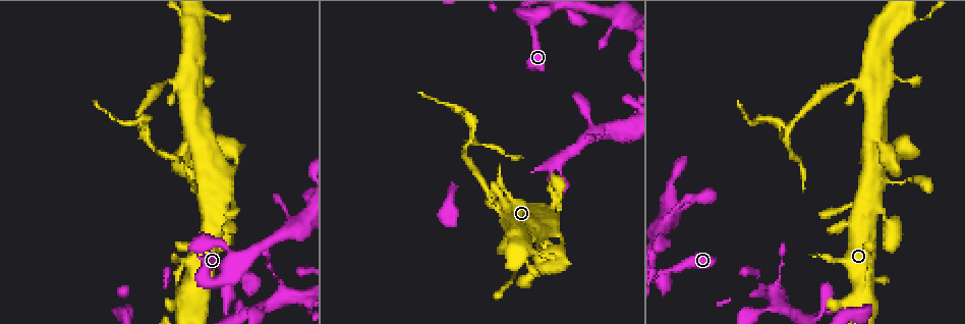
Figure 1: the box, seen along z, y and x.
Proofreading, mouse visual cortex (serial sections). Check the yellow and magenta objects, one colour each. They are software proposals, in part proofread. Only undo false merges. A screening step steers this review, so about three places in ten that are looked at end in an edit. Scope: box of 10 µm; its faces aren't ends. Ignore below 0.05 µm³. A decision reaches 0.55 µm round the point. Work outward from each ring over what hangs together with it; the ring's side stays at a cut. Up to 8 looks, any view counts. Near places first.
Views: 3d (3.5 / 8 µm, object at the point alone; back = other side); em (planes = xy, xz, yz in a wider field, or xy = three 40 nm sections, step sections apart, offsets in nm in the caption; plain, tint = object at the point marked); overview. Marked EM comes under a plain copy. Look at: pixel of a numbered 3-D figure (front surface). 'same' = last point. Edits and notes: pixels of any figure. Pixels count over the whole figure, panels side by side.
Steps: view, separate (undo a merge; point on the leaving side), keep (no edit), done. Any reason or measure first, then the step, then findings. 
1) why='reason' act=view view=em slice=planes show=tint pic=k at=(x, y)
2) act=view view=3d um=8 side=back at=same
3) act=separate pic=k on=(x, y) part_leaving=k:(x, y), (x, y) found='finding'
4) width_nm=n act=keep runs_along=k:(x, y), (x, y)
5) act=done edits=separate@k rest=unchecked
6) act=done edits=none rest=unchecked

why='narrows sharply' act=view view=3d um=3.5 pic=1 at=(513, 277)

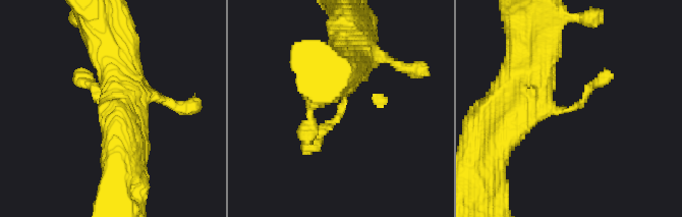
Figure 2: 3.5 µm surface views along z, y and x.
arm_widths_nm=150,450 why='shape alone is not enough' act=view view=em slice=xy step=2 show=tint pic=2 at=(341, 107)

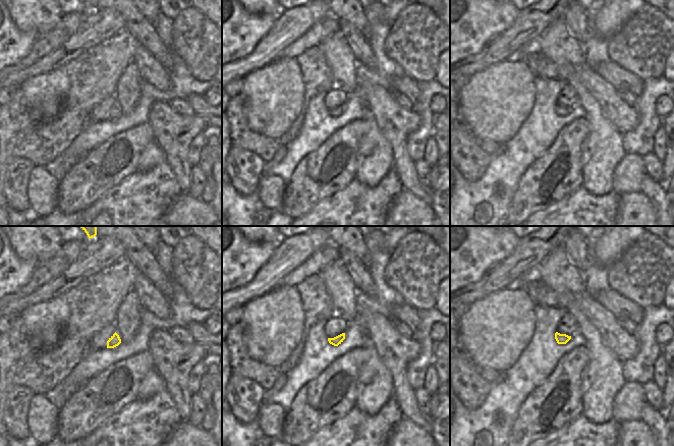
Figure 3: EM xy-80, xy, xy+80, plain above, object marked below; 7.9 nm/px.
act=keep runs_along=2:(357, 49), (342, 111), (304, 148) found='continuous, no second cell'

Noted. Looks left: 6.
why='three-way junction' act=view view=3d um=3.5 pic=1 at=(141, 126)

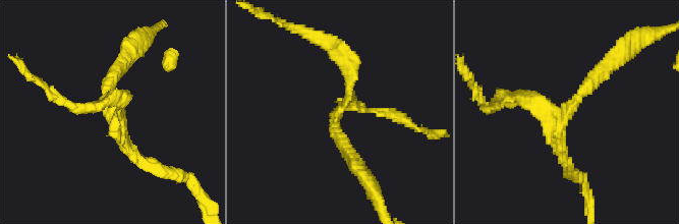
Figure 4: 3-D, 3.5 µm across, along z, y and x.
arms=3 arm_widths_nm=200,200,200 why='need the tissue' act=view view=em slice=xy step=3 show=tint pic=4 at=(339, 113)

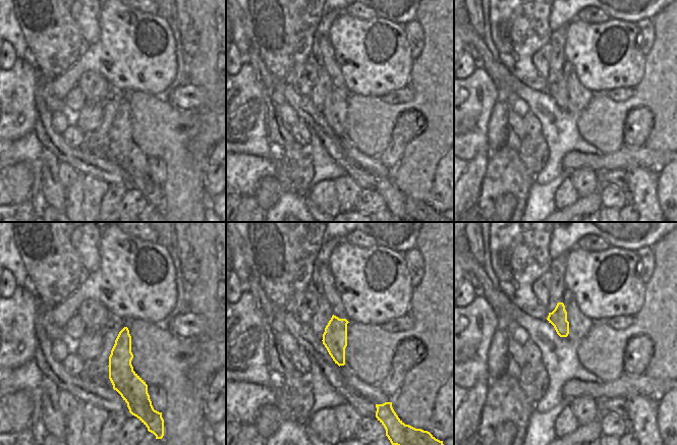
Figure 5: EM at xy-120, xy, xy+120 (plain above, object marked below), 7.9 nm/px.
act=separate pic=4 on=(532, 102) found='a second cell is stuck on'

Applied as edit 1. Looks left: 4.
act=view view=overview

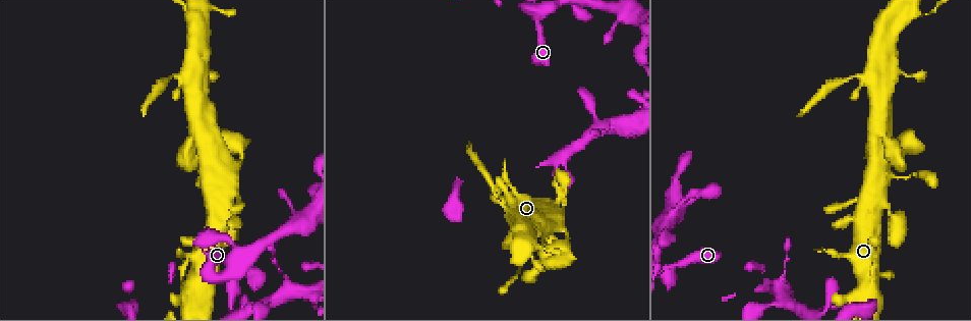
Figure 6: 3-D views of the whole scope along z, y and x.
why='abrupt turn' act=view view=3d um=8 pic=6 at=(669, 278)

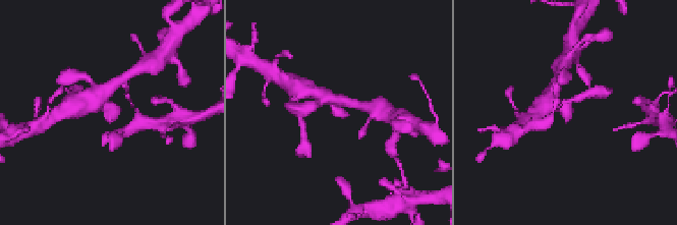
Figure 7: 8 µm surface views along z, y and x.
why='now the EM' act=view view=em slice=xy step=2 show=tint at=same

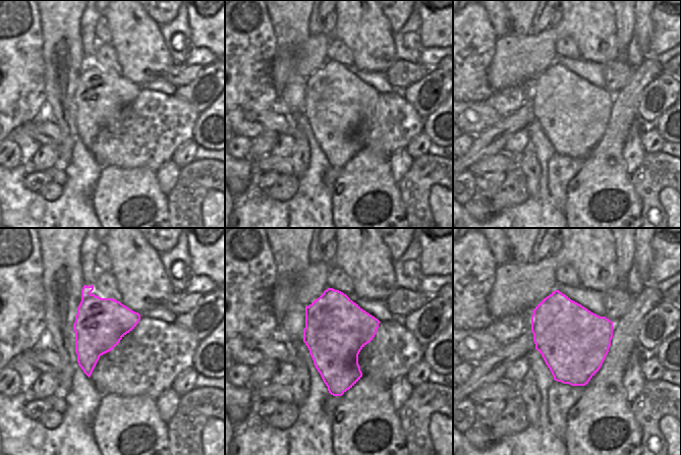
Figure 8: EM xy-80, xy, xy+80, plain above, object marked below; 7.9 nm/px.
width_nm=500 act=keep runs_along=7:(91, 106), (107, 106), (110, 123) found='all the same cell'

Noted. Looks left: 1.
act=done edits=separate@4 rest=unchecked

